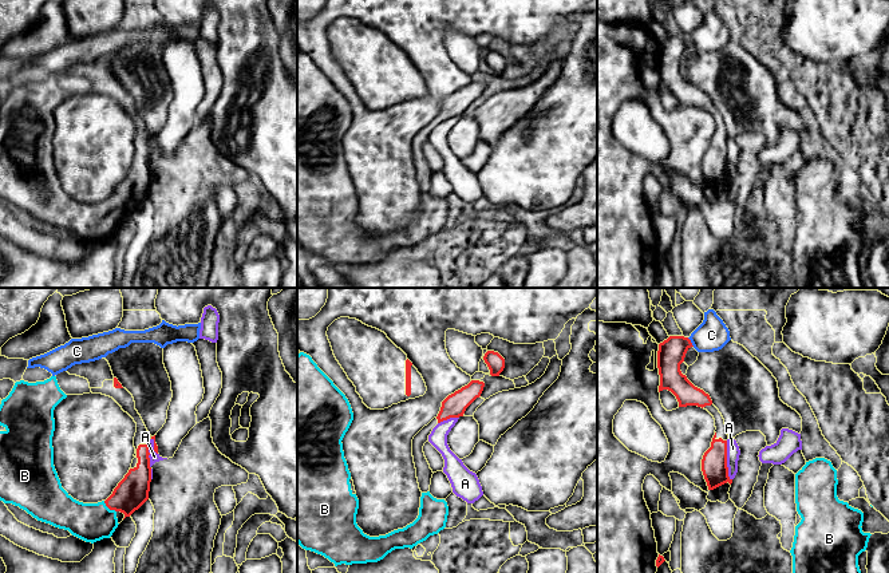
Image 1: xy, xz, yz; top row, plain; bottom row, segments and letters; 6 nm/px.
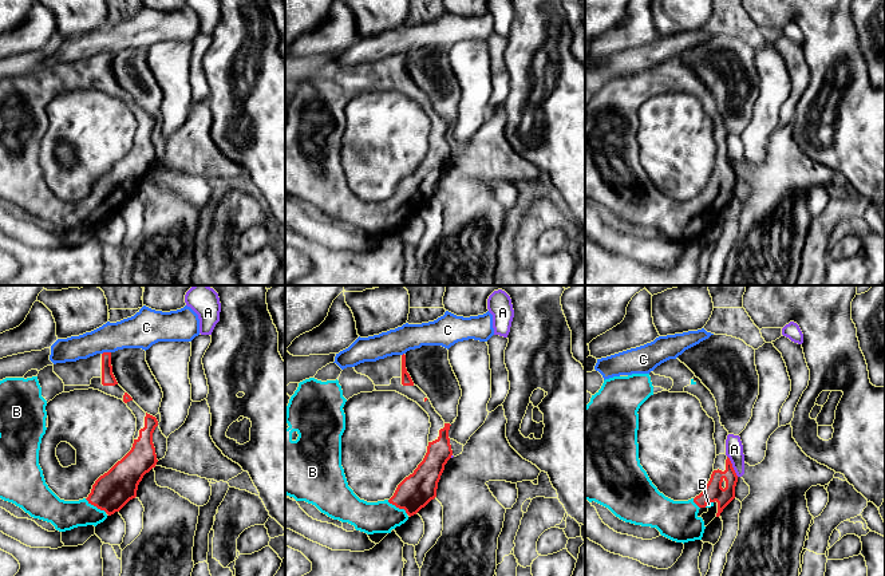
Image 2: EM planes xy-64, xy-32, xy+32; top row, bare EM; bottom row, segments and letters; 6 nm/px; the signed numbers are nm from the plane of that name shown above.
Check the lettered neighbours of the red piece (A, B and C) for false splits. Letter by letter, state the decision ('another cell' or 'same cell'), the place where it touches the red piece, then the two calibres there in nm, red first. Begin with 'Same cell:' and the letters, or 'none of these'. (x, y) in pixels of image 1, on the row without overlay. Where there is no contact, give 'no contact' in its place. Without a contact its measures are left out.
Same cell: B
A: another cell; contact yz (726, 161); calibres 160 and 80 nm
B: same cell; contact xy (109, 208); calibres 190 and 240 nm
C: another cell; contact yz (690, 42); calibres 170 and 190 nm

